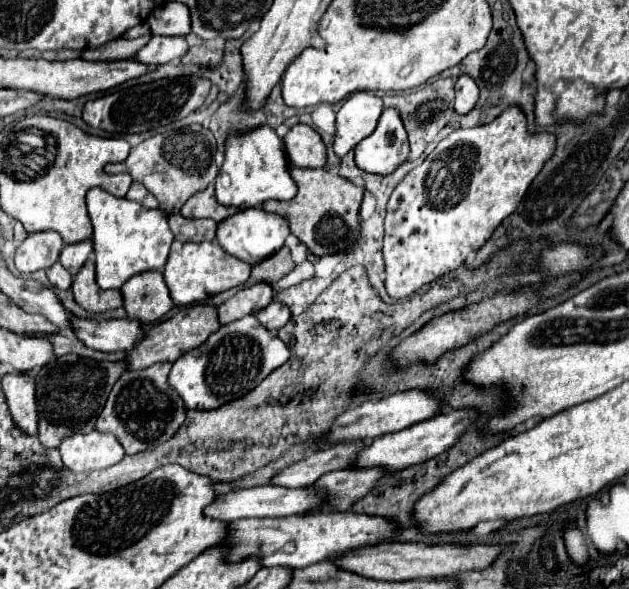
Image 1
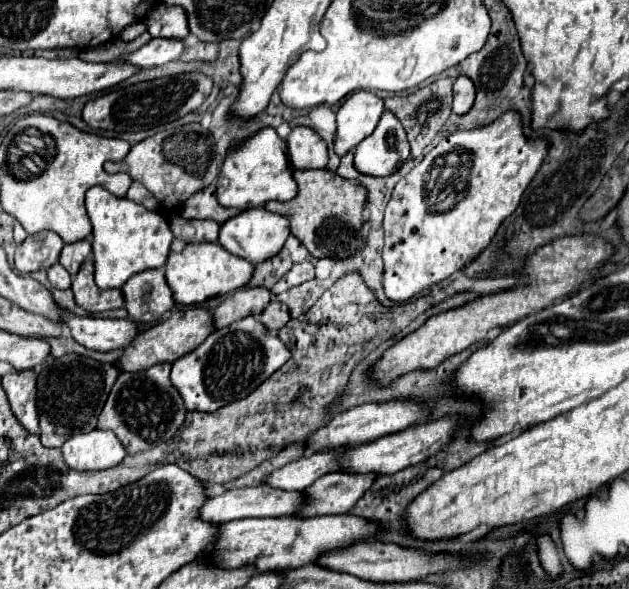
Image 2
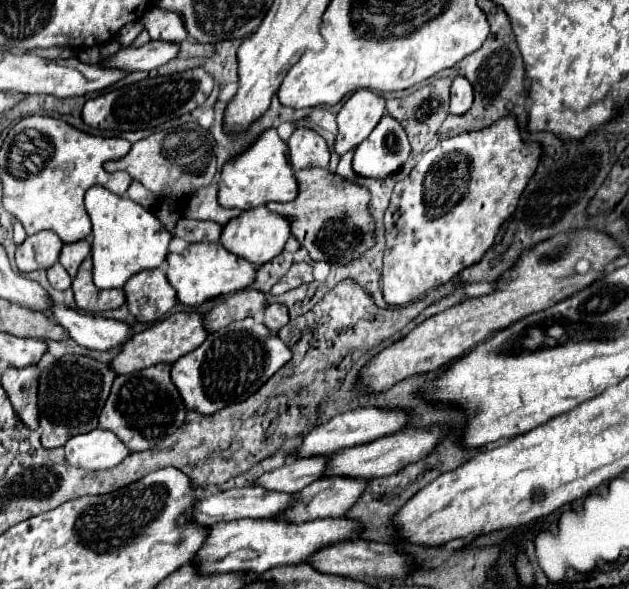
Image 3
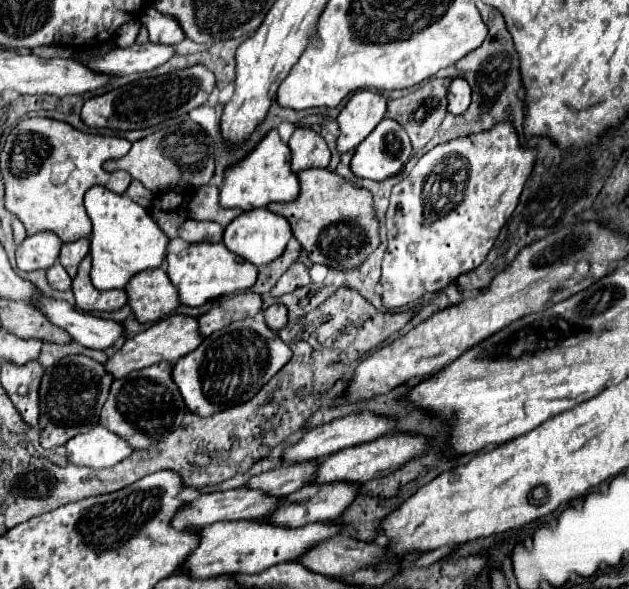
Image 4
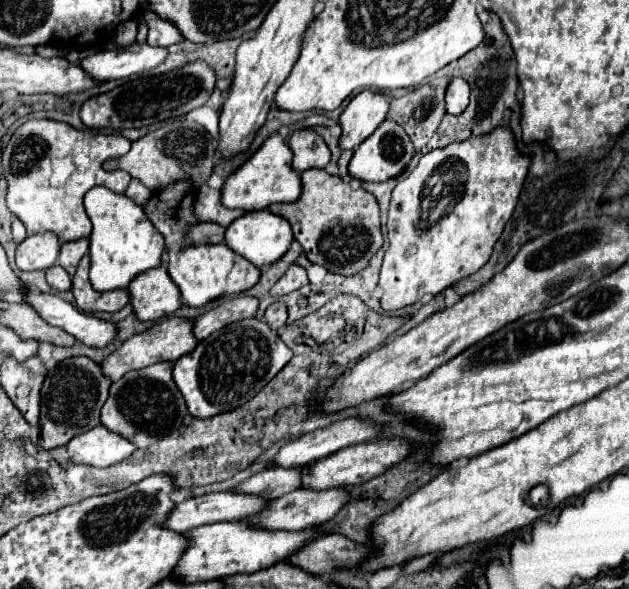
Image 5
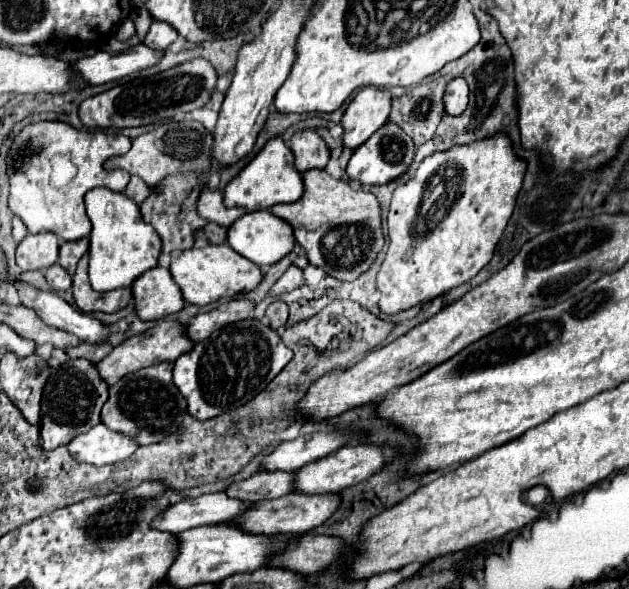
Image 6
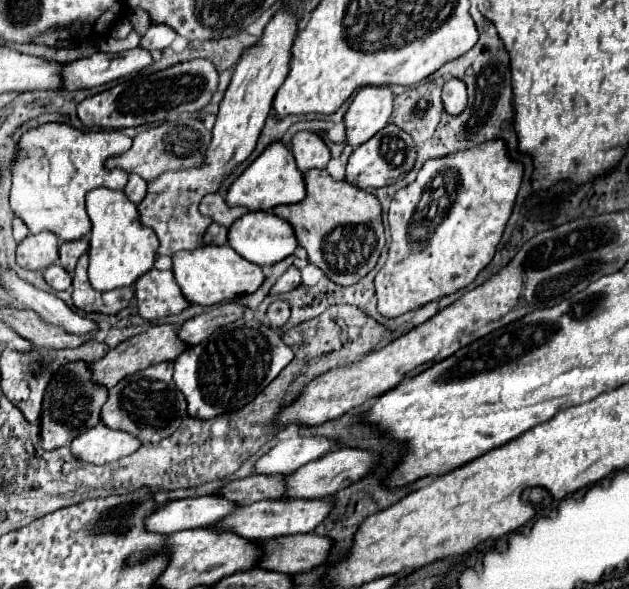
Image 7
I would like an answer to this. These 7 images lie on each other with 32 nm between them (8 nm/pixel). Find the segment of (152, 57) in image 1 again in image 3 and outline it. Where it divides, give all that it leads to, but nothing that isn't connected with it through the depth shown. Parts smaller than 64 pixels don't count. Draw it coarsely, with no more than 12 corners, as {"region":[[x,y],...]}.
{"region":[[152,40],[122,48],[104,66],[152,70],[174,60],[180,44]]}

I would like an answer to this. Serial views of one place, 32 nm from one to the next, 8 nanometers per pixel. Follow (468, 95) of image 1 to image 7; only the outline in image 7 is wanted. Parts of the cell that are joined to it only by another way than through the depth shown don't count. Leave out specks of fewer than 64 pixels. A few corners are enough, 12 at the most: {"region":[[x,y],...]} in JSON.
{"region":[[460,78],[444,84],[442,102],[448,114],[466,108],[466,84]]}

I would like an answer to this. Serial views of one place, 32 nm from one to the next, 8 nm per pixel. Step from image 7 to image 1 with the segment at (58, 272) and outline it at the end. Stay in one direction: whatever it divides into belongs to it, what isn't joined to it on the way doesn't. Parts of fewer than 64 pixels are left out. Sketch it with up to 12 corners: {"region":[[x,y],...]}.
{"region":[[60,262],[48,268],[48,280],[54,288],[68,290],[72,276]]}

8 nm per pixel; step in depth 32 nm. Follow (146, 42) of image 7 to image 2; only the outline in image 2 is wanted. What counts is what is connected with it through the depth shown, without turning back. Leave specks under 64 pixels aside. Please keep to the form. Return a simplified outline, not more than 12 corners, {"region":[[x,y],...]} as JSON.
{"region":[[164,4],[144,18],[152,38],[186,38],[188,16]]}

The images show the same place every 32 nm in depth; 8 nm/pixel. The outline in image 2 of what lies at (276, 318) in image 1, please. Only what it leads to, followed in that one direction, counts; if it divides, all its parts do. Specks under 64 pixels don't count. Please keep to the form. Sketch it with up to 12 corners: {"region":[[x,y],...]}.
{"region":[[270,302],[260,322],[278,332],[290,320],[288,306]]}

